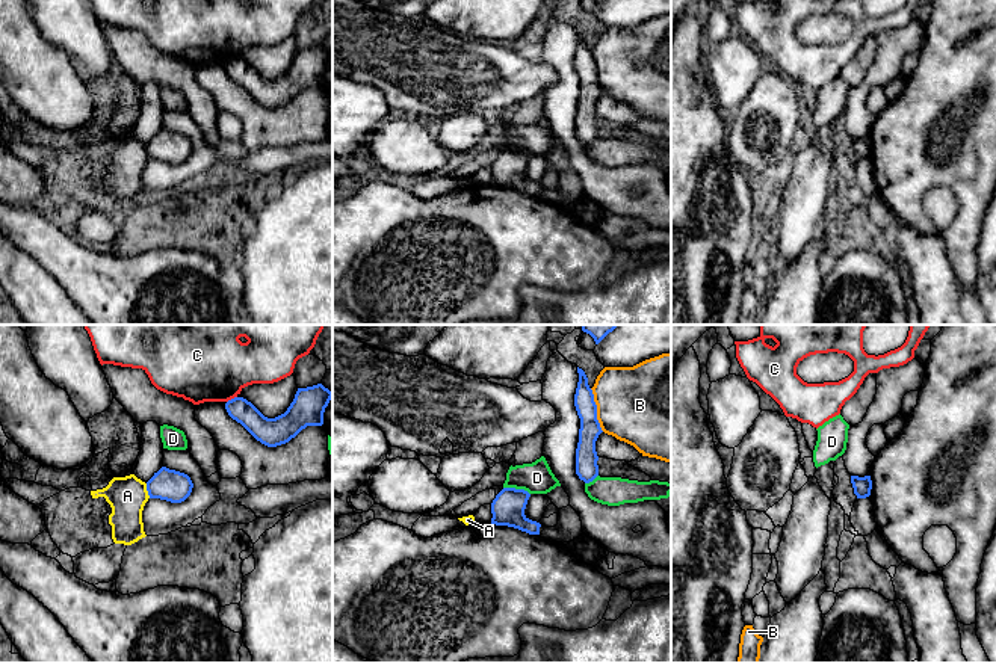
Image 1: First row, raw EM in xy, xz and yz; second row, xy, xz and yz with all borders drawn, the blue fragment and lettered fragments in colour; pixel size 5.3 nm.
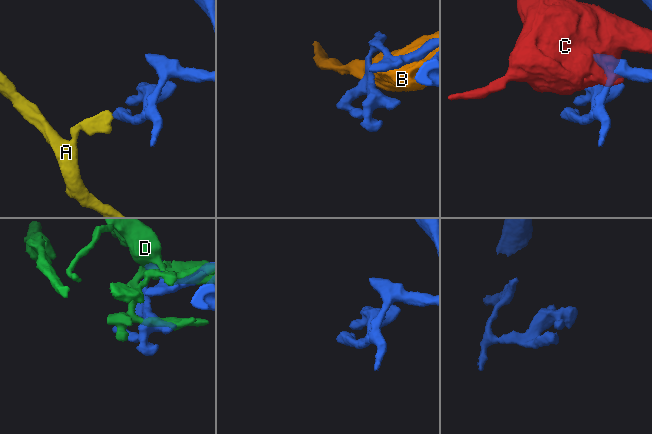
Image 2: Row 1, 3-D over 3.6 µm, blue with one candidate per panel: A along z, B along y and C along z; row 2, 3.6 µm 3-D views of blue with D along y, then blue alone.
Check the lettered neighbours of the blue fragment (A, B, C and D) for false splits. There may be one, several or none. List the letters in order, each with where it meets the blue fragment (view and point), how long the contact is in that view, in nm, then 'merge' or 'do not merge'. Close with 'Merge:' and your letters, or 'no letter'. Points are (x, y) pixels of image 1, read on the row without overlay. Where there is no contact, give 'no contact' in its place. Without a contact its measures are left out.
A: xy (147, 151) | 80 nm | do not merge
B: xz (596, 71) | 240 nm | do not merge
C: xy (231, 61) | 70 nm | do not merge
D: xz (517, 151) | 150 nm | do not merge
Merge: no letter

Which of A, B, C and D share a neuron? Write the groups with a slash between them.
A / B / C / D

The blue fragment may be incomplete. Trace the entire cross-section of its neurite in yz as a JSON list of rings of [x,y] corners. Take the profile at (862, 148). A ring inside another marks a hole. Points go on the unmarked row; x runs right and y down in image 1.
[[[851,137],[851,145],[857,160],[866,160],[871,157],[871,151],[872,151],[871,137],[865,137],[865,139]]]

